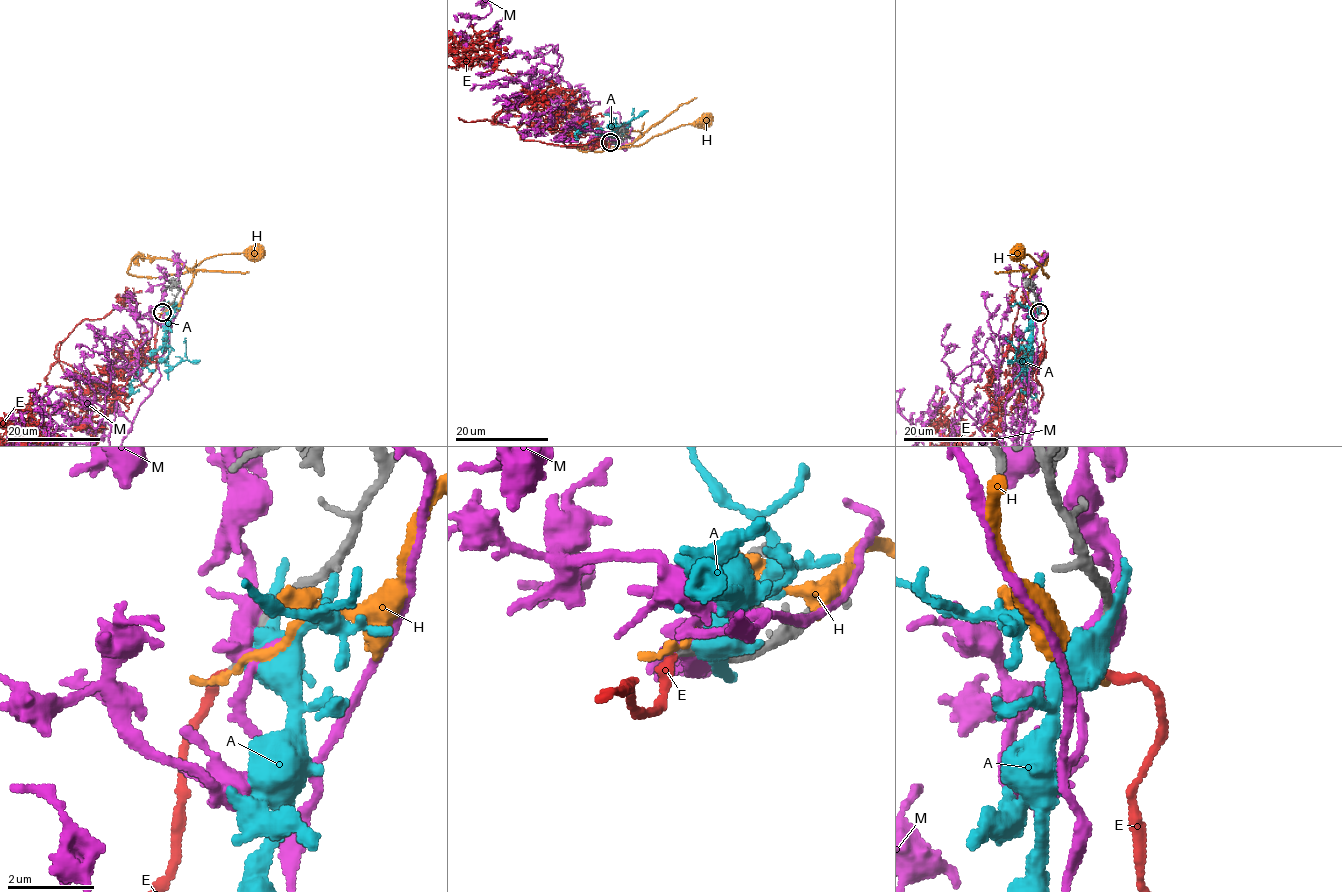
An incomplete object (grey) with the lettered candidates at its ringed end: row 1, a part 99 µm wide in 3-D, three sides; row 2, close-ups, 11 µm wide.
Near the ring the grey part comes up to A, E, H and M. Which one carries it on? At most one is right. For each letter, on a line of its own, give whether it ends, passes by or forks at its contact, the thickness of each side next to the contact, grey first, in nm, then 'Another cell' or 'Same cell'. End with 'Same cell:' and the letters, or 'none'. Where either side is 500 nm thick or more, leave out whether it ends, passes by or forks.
A: Thickness 220 nm (grey) against 550 nm. Another cell
E: It ends there. Thickness 160 nm (grey) against 240 nm. Same cell
H: It ends there. Thickness 160 nm (grey) against 240 nm. Another cell
M: It forks there. Thickness 200 nm (grey) against 420 nm. Another cell
Same cell: E

